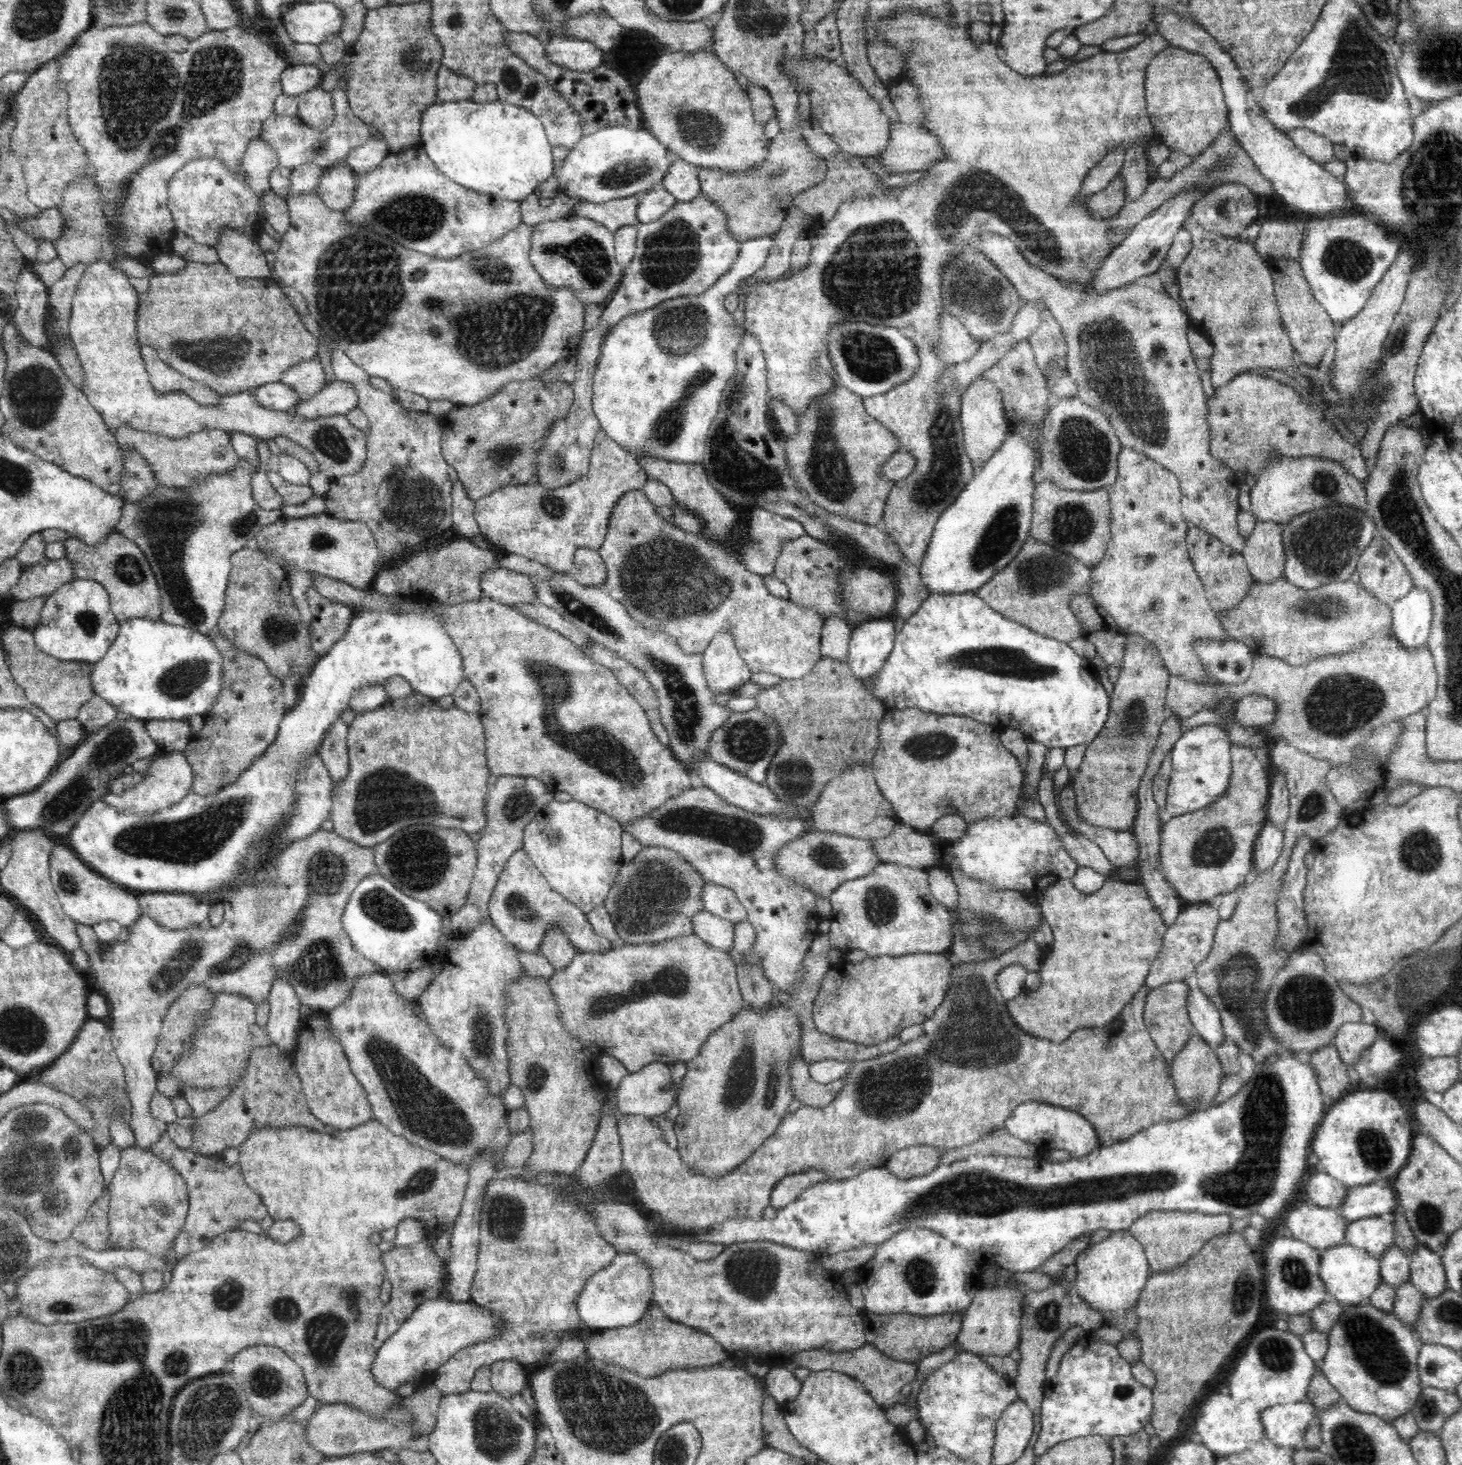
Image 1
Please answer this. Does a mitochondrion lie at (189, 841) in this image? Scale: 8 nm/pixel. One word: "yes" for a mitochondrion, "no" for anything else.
yes

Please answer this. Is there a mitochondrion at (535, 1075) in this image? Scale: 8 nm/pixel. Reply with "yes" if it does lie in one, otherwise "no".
yes

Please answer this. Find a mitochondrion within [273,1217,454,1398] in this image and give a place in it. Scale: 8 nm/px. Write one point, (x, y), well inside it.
(323, 1339)

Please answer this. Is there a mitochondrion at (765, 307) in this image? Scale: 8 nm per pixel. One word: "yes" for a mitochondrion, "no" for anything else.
no

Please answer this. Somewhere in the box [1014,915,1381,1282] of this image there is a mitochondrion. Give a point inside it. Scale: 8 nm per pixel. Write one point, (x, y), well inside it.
(1263, 1121)

